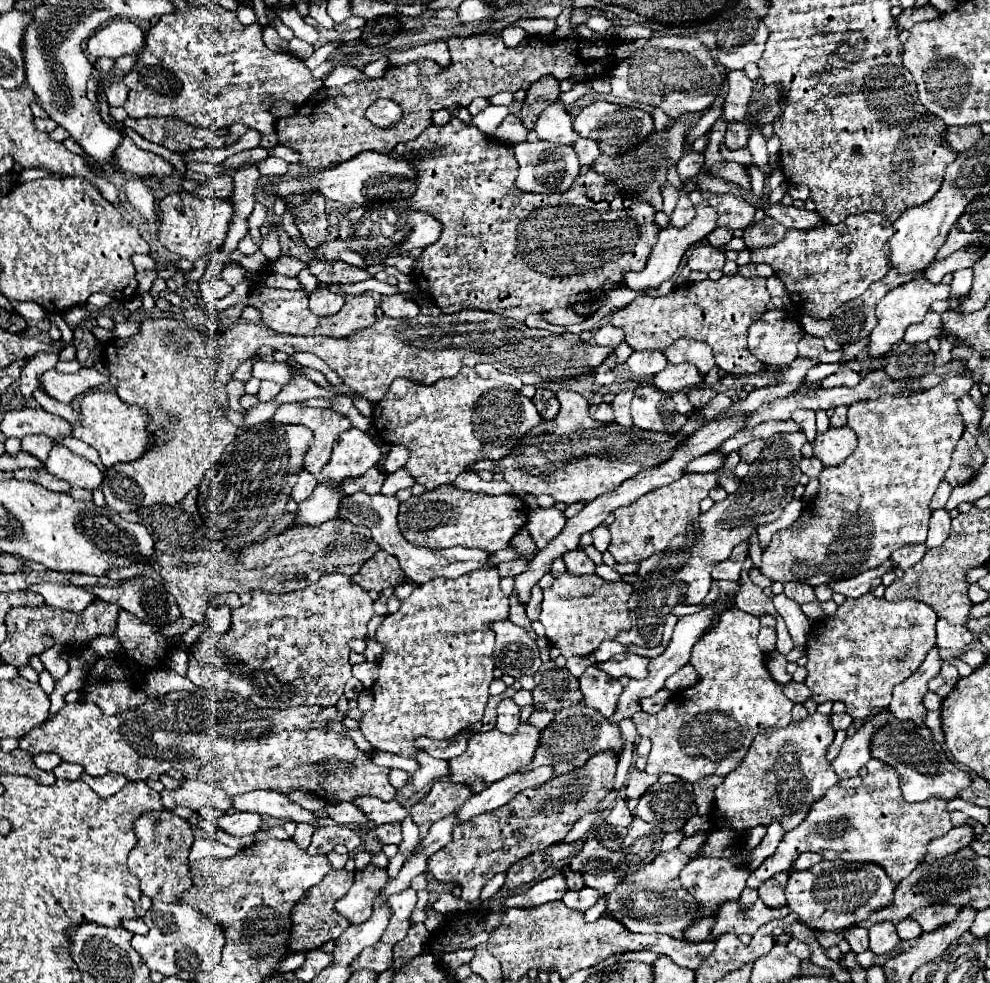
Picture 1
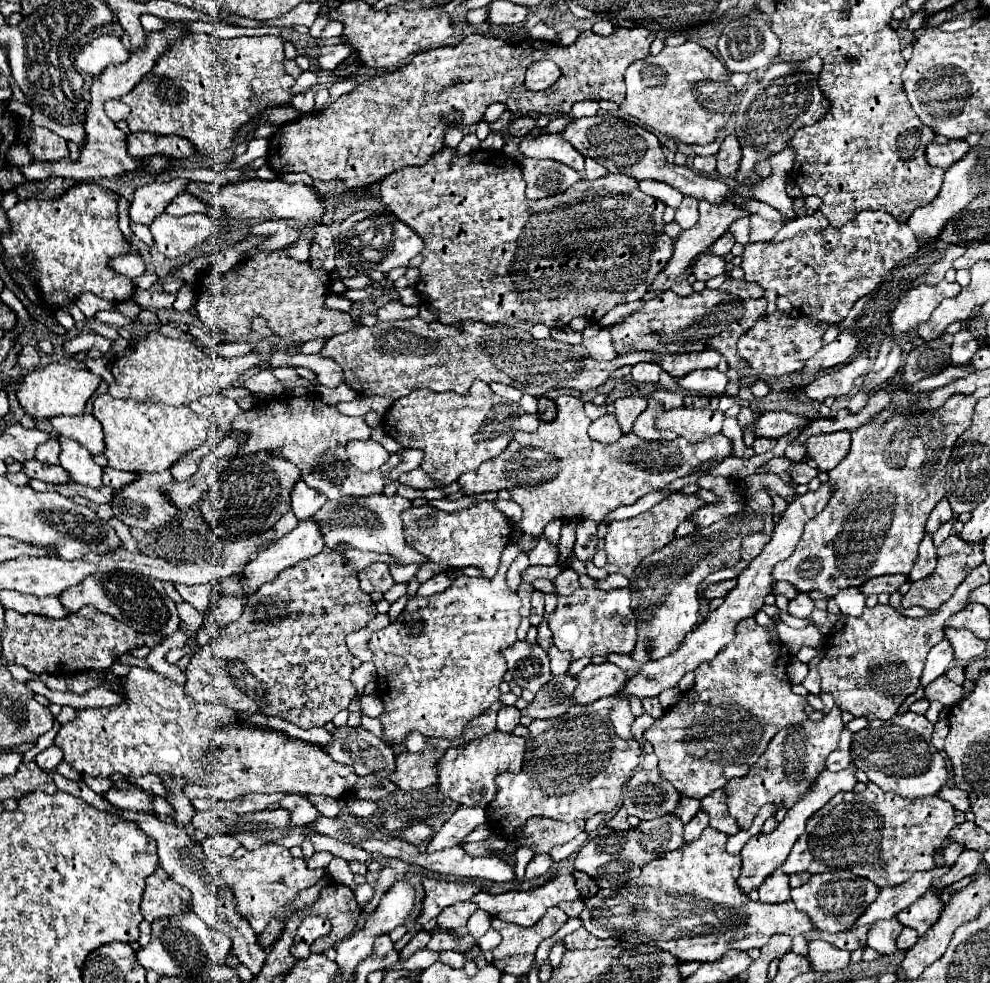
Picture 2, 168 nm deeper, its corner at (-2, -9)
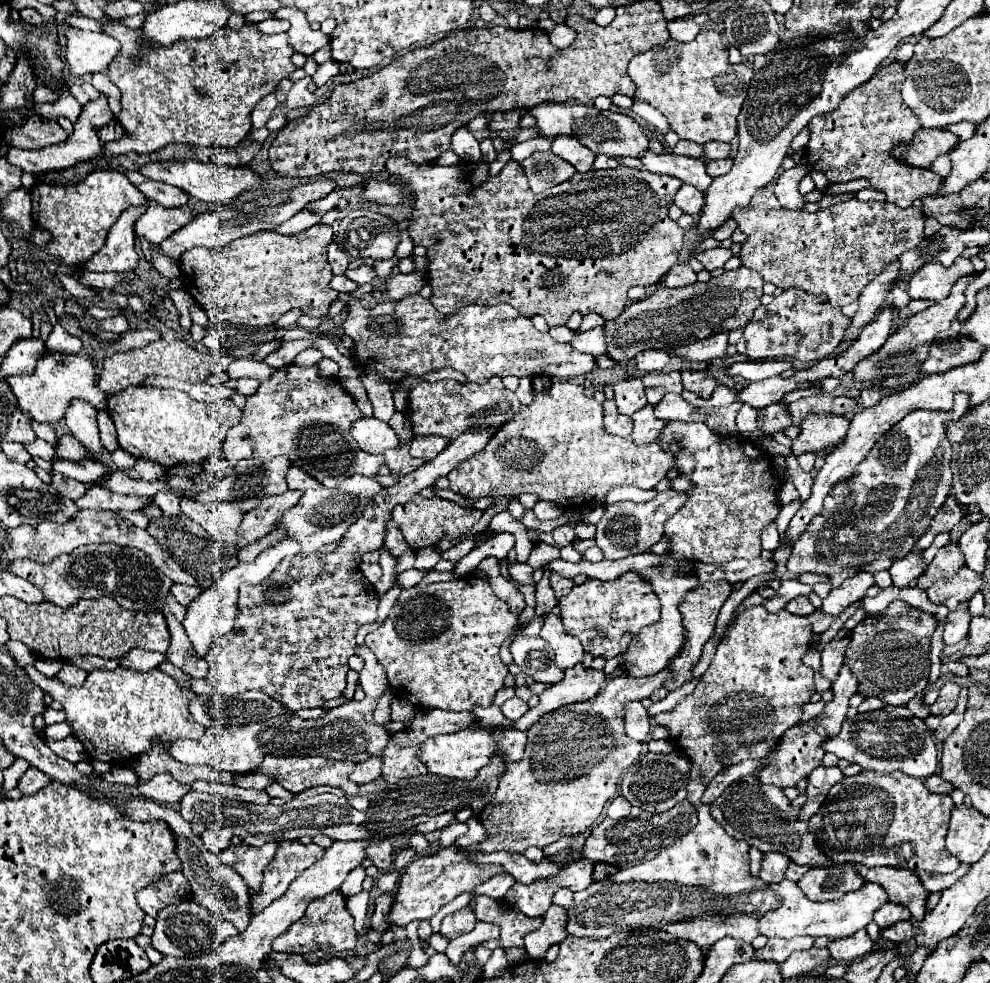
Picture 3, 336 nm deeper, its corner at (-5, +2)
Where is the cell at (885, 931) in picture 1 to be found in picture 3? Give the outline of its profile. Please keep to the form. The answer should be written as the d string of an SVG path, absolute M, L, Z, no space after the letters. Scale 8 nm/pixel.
M891 901L881 905L881 909L877 909L875 913L875 923L879 927L889 927L897 921L909 921L909 919L911 919L909 909L905 909L905 905L893 905Z

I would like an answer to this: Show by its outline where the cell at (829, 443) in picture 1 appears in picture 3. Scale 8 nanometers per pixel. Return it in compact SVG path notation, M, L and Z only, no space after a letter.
M809 415L799 425L801 433L793 441L793 453L819 453L829 445L839 445L849 429L849 421L843 415Z

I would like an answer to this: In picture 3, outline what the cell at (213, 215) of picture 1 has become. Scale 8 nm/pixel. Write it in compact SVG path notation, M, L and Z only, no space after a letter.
M151 201L145 213L141 213L135 221L135 235L147 239L151 245L157 245L187 225L195 215L197 213L189 209L167 209Z

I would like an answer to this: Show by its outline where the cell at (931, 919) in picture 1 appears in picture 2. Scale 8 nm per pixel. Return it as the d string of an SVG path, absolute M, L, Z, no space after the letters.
M930 890L922 898L918 898L910 908L902 910L896 918L904 926L914 928L922 936L926 930L930 930L938 922L938 916L942 914L942 906L944 902L940 900L938 892Z

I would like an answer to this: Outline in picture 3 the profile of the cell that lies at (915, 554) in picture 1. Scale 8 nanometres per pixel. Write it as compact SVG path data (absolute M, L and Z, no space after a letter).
M857 573L849 581L843 581L839 587L833 587L831 593L823 599L823 605L819 611L825 615L839 615L851 603L863 599L867 587L871 587L873 583L875 581L871 573Z

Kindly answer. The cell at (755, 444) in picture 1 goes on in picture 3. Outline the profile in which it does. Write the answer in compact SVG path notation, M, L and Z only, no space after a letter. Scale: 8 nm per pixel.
M771 403L763 409L759 409L759 415L763 415L759 419L759 429L765 431L767 435L773 435L775 431L783 431L785 427L793 425L793 419L789 417L787 403Z

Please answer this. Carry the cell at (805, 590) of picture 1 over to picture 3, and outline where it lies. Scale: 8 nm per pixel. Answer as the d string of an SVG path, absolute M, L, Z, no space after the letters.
M795 597L795 599L791 599L791 601L787 603L785 609L787 609L789 613L793 613L793 615L801 615L801 617L811 615L811 613L815 611L815 607L809 603L807 597Z

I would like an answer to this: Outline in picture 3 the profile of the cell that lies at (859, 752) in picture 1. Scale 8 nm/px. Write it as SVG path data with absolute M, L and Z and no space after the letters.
M817 767L809 773L809 787L807 787L807 803L805 807L801 807L799 819L801 821L809 821L817 809L821 807L821 803L825 801L829 789L839 783L843 779L843 773L839 767Z

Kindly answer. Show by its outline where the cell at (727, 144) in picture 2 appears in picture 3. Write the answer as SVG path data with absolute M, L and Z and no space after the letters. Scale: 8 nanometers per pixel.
M719 159L719 161L713 161L713 163L707 163L707 173L711 177L719 177L719 175L725 175L729 173L733 161L731 159Z

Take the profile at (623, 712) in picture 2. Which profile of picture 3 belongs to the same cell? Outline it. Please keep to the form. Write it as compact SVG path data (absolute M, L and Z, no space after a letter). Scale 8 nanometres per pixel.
M635 701L635 703L629 703L627 709L625 709L625 731L631 739L639 741L639 743L645 743L645 739L649 737L649 715L645 711L645 707Z

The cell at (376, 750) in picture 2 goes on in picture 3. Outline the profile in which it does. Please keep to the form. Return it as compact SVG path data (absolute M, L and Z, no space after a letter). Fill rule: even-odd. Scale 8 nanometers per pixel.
M357 645L357 655L363 659L365 667L359 673L361 687L365 691L363 701L347 701L341 707L329 709L325 715L317 719L301 719L301 717L289 717L279 715L263 721L251 721L239 727L207 727L205 735L199 739L179 739L173 741L169 747L169 755L185 765L209 765L217 771L229 771L235 775L245 775L257 769L261 761L267 755L319 755L319 757L331 757L337 761L365 761L373 755L383 755L383 749L389 741L390 734L385 727L375 725L373 721L373 709L377 707L381 691L387 691L387 677L381 665L377 663L375 655L367 649ZM357 731L361 731L361 741L357 739Z

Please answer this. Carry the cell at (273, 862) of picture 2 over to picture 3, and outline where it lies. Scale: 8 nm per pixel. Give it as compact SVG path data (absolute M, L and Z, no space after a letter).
M269 841L263 847L251 847L247 843L229 845L229 849L221 853L221 861L233 867L251 889L259 891L263 869L273 861L275 851L277 851L275 841Z

